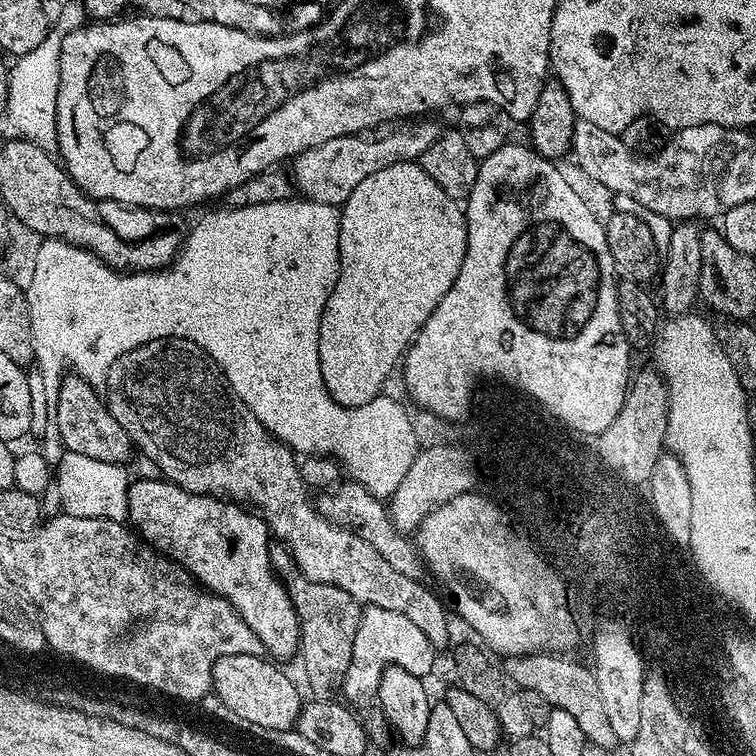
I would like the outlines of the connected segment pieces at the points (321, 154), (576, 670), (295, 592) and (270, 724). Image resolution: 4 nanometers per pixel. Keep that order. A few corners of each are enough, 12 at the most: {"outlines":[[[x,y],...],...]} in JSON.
{"outlines":[[[415,121],[378,140],[340,135],[302,151],[303,195],[342,206],[387,166],[415,163],[440,128]],[[507,656],[505,677],[567,710],[590,744],[617,747],[591,667]],[[269,545],[300,618],[299,657],[318,700],[335,699],[363,607],[297,572]],[[263,655],[218,658],[212,692],[254,726],[291,732],[302,699]]]}

